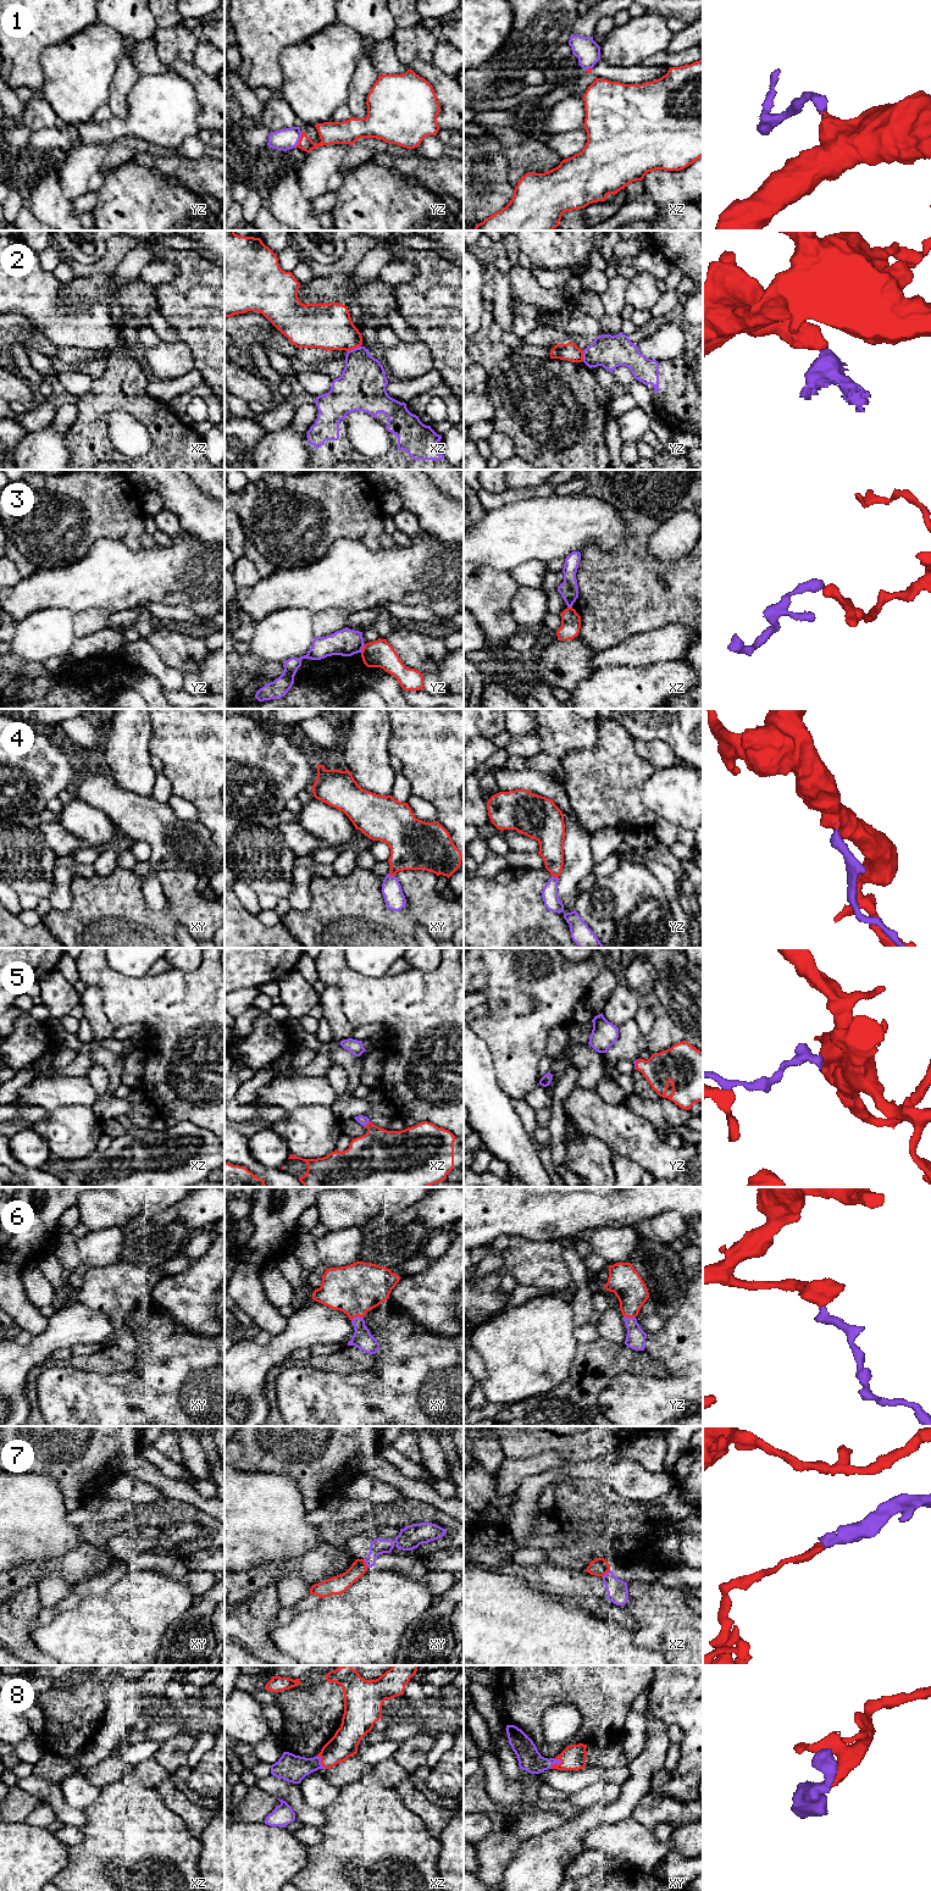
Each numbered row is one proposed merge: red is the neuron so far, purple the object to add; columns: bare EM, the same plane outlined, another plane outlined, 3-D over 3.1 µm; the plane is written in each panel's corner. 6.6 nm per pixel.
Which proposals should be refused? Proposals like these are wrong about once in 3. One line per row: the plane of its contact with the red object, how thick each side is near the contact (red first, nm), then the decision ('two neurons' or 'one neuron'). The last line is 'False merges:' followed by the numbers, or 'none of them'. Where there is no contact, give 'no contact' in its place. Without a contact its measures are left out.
1: yz | 140/140 nm | one neuron
2: xz | 300/300 nm | two neurons
3: yz | 180/180 nm | two neurons
4: yz | 170/110 nm | one neuron
5: xz | 380/60 nm | one neuron
6: xy | 340/130 nm | one neuron
7: xy | 130/110 nm | two neurons
8: xy | 160/160 nm | one neuron
False merges: 2, 3, 7

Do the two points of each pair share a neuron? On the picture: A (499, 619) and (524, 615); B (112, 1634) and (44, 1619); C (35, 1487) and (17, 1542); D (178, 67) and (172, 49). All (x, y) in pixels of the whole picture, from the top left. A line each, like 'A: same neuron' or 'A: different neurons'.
A: different neurons
B: different neurons
C: same neuron
D: different neurons

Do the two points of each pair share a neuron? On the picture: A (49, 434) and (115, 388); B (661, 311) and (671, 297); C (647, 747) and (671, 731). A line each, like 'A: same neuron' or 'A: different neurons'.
A: different neurons
B: same neuron
C: different neurons

